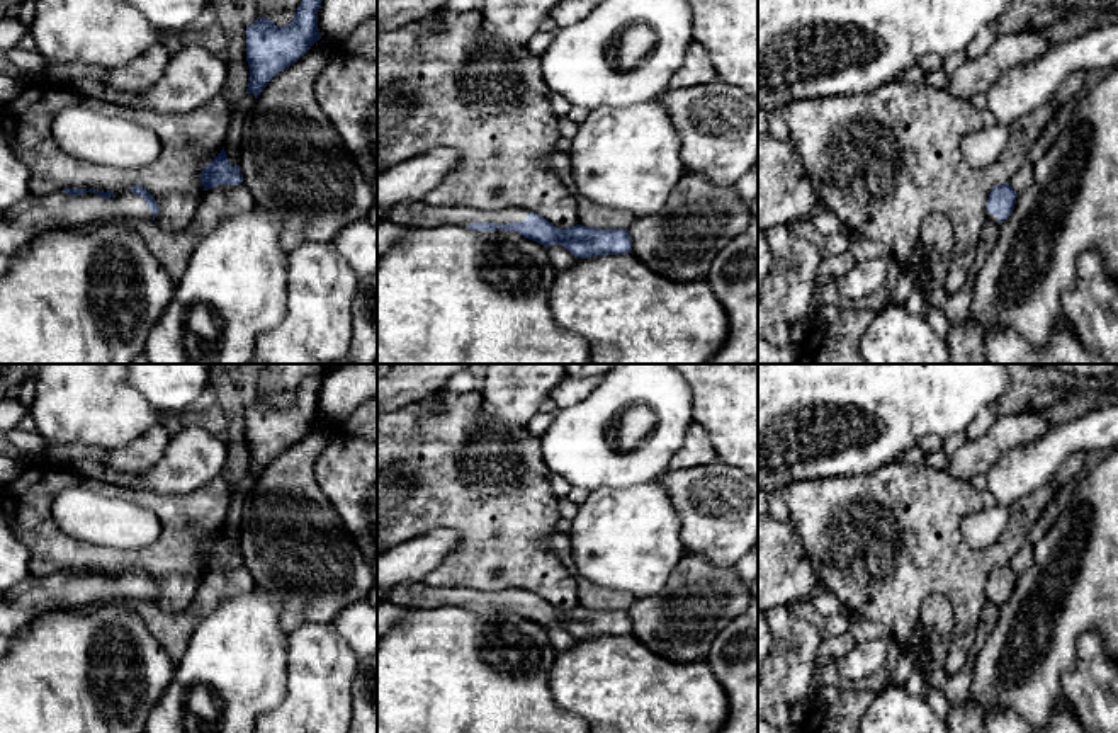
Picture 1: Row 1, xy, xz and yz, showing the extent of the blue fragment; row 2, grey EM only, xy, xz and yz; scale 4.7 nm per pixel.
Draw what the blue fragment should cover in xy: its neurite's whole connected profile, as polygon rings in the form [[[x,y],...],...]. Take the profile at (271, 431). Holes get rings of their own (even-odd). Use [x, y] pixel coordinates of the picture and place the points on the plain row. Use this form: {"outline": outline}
{"outline": [[[321,376],[306,378],[294,401],[285,408],[277,408],[270,400],[260,400],[246,408],[246,442],[250,447],[246,474],[258,480],[272,459],[296,444],[321,420],[318,410],[321,383]]]}

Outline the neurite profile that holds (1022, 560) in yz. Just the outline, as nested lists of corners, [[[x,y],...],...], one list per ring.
[[[1026,541],[1011,558],[1009,566],[1016,575],[1026,571],[1033,563],[1033,544]]]

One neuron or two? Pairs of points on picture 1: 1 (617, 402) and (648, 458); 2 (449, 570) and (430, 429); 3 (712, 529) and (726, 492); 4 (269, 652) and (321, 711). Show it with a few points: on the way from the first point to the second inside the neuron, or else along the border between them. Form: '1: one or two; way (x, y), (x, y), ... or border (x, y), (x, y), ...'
1: one; way (598, 424), (598, 443), (615, 460), (626, 460)
2: one; way (468, 534), (468, 492), (454, 478), (452, 465)
3: one; way (721, 521), (722, 500)
4: two; border (289, 635), (286, 693), (271, 710)

